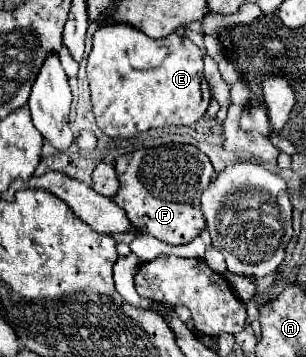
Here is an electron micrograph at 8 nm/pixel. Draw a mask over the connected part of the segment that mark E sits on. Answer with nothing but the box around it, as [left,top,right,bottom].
[88,26,210,138]

